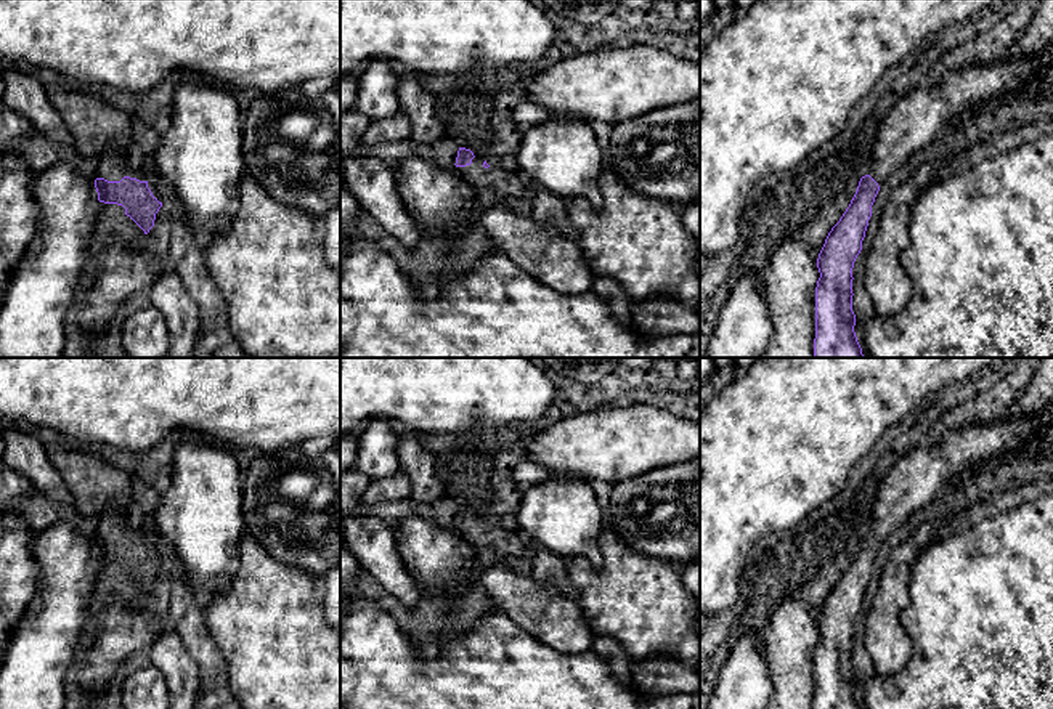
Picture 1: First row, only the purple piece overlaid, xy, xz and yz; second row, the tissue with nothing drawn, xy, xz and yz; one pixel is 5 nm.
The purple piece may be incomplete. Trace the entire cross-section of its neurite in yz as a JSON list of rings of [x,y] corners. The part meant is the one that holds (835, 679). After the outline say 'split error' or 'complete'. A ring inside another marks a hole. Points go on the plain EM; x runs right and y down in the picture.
[[[1053,404],[1023,417],[1002,415],[990,422],[979,419],[950,430],[937,446],[913,446],[910,452],[897,459],[876,489],[868,533],[860,537],[849,566],[828,592],[819,613],[817,627],[820,637],[815,646],[814,709],[862,709],[854,691],[852,627],[862,610],[872,565],[880,547],[913,513],[944,496],[962,483],[966,475],[1016,457],[1023,446],[1031,443],[1051,420]]] | split error

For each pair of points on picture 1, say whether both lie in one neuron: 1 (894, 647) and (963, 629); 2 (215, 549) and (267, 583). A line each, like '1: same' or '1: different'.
1: different
2: different

